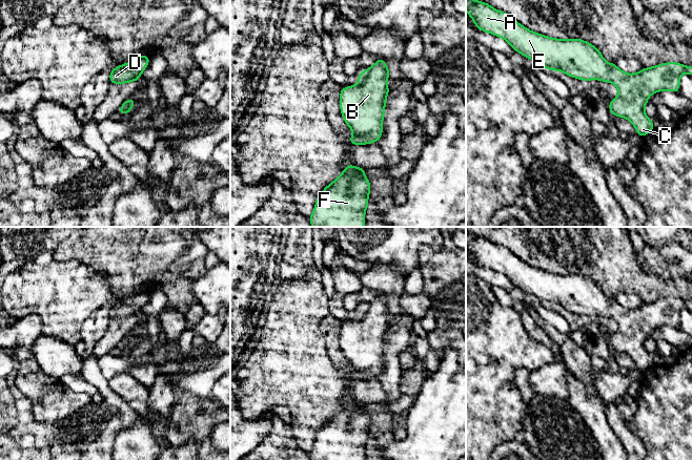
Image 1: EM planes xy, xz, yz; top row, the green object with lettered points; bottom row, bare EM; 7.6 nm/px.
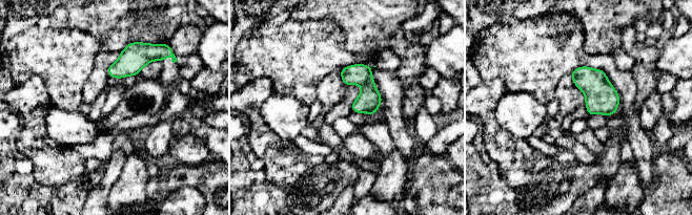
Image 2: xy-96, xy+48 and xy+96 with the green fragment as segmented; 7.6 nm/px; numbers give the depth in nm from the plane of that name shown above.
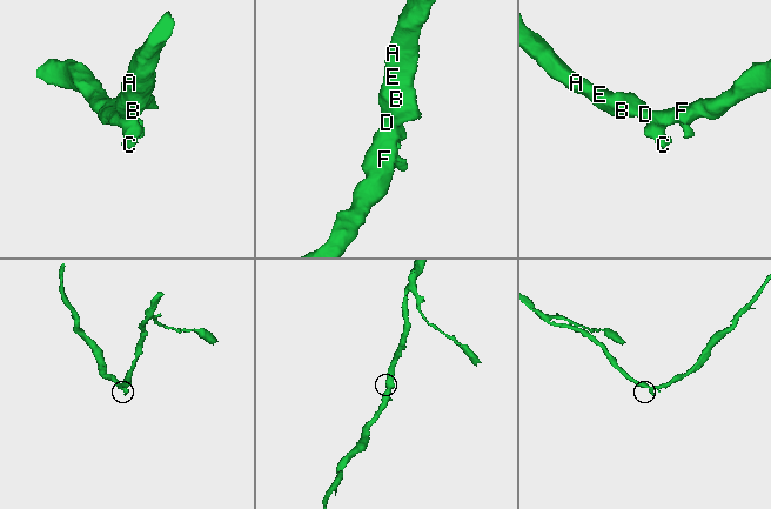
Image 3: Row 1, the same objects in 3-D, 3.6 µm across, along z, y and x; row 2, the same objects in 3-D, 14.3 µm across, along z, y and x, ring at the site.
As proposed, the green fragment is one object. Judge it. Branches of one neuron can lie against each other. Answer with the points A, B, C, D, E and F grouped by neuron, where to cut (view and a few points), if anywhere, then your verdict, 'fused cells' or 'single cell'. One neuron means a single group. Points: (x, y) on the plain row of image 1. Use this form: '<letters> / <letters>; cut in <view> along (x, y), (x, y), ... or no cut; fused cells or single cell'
A B C D E F; no cut; single cell

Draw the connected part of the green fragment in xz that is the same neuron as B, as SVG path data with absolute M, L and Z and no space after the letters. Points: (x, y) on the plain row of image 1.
M378 292L376 297L363 308L357 309L359 313L358 320L343 322L340 326L341 350L346 360L354 368L349 372L351 380L367 380L378 378L383 370L383 355L386 342L388 325L388 309L390 302L384 297L384 294Z

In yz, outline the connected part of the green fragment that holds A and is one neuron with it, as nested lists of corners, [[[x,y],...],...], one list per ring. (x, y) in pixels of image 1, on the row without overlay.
[[[467,230],[466,246],[477,265],[506,275],[516,288],[526,294],[536,296],[544,304],[553,307],[561,306],[565,310],[582,316],[599,315],[615,319],[618,329],[615,334],[609,336],[609,346],[614,352],[628,354],[642,374],[654,365],[653,356],[646,351],[644,346],[649,332],[662,326],[679,329],[680,311],[684,308],[692,311],[692,301],[685,301],[678,297],[660,298],[649,304],[643,302],[635,309],[626,309],[614,297],[607,298],[601,286],[583,274],[562,275],[537,269],[520,259],[508,249]]]

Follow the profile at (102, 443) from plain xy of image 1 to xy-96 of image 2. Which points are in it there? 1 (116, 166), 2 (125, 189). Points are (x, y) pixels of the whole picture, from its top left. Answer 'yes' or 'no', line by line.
1: yes
2: no

